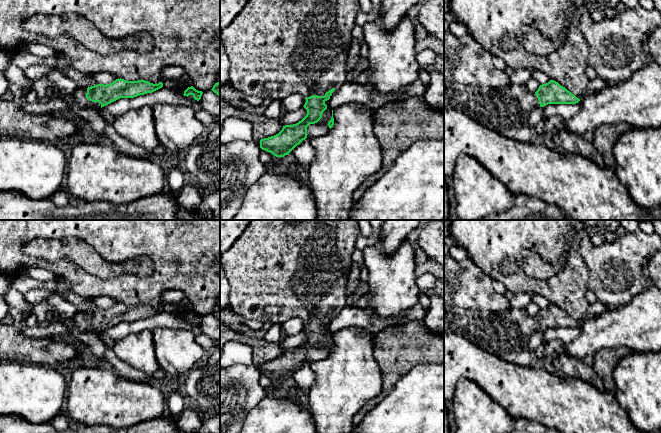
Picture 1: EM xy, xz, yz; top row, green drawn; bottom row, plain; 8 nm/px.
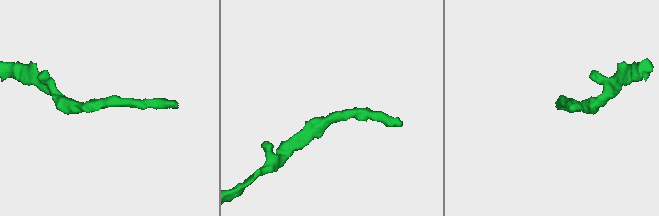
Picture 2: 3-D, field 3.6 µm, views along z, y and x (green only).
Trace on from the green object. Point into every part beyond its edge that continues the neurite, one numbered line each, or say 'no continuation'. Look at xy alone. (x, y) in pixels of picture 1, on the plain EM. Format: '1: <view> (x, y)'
1: xy (79, 319)

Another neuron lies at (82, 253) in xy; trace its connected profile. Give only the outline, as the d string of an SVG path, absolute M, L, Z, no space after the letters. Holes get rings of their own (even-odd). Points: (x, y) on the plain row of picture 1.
M75 237L33 239L22 246L21 254L28 261L68 258L84 271L103 280L125 274L149 276L154 272L153 262L148 256L137 256L121 263L110 263L103 259L89 243Z

